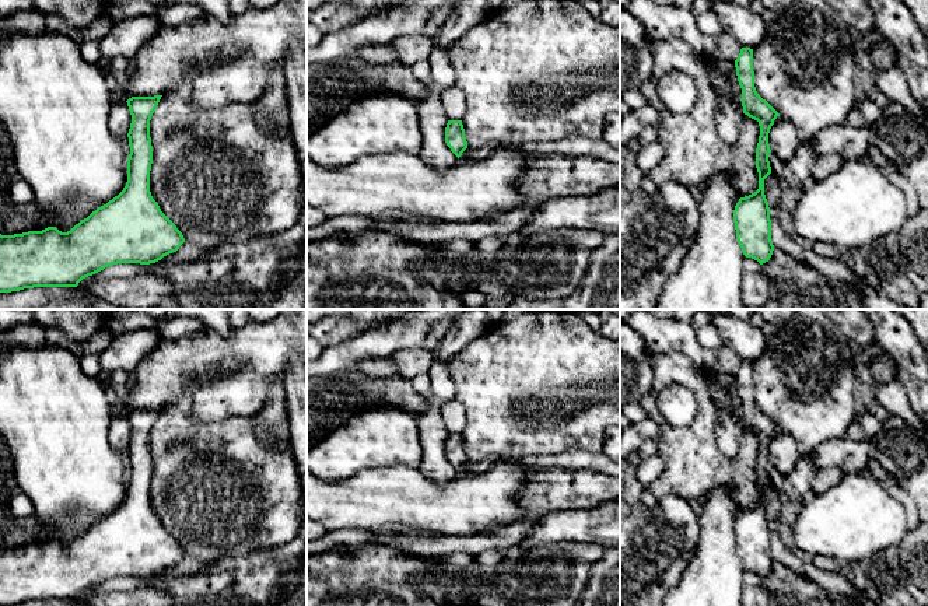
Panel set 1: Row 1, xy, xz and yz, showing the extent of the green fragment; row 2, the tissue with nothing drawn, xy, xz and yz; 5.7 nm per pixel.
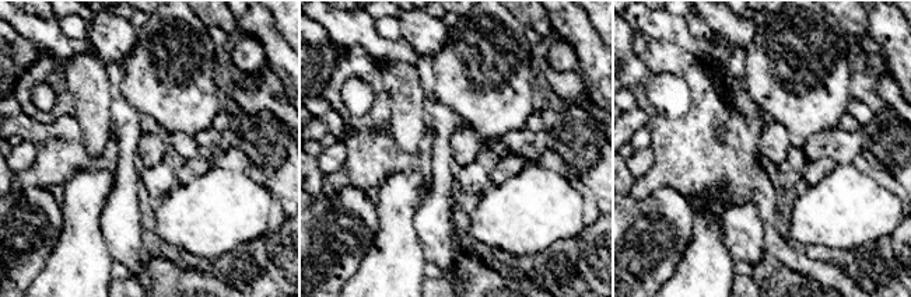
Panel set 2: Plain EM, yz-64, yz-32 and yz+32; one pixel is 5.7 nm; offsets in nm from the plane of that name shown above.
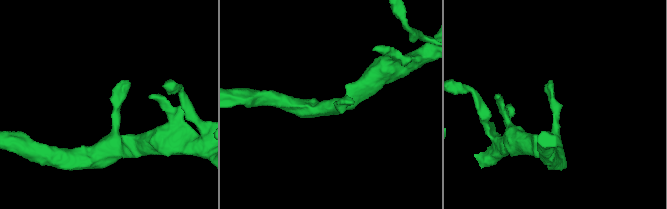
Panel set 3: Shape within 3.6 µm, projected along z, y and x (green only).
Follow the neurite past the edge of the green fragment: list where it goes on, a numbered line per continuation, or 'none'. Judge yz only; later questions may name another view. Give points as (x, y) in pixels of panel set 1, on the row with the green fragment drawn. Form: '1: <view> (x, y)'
none

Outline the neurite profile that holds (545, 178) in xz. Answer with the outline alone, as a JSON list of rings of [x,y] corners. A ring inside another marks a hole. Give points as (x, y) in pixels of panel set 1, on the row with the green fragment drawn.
[[[563,154],[535,157],[525,162],[518,190],[530,203],[563,196],[592,196],[620,186],[620,164]]]

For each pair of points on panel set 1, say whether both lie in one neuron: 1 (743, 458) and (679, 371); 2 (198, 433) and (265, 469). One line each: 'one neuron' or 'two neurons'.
1: one neuron
2: one neuron

